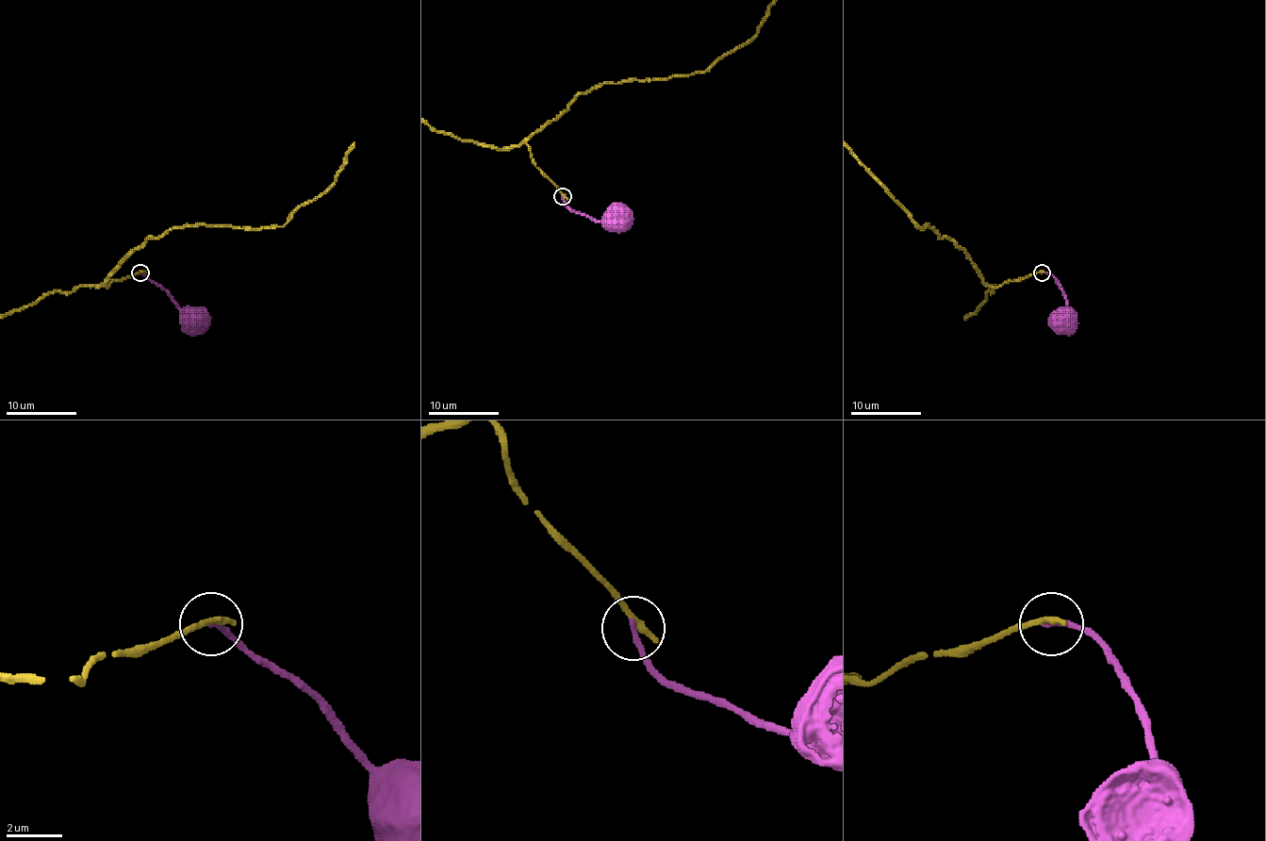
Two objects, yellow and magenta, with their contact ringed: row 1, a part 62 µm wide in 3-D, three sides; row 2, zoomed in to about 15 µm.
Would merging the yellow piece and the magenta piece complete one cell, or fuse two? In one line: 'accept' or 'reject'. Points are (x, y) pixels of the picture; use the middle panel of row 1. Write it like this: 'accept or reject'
reject

